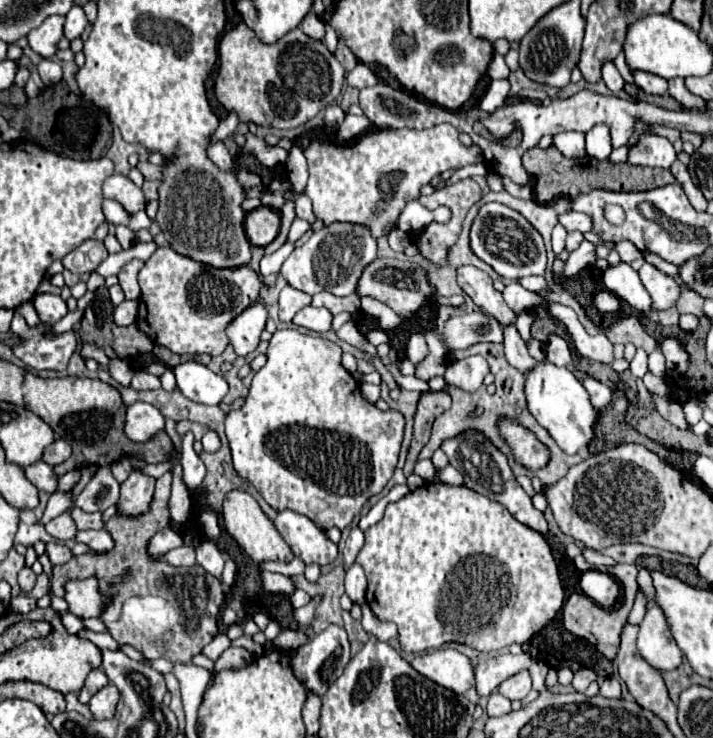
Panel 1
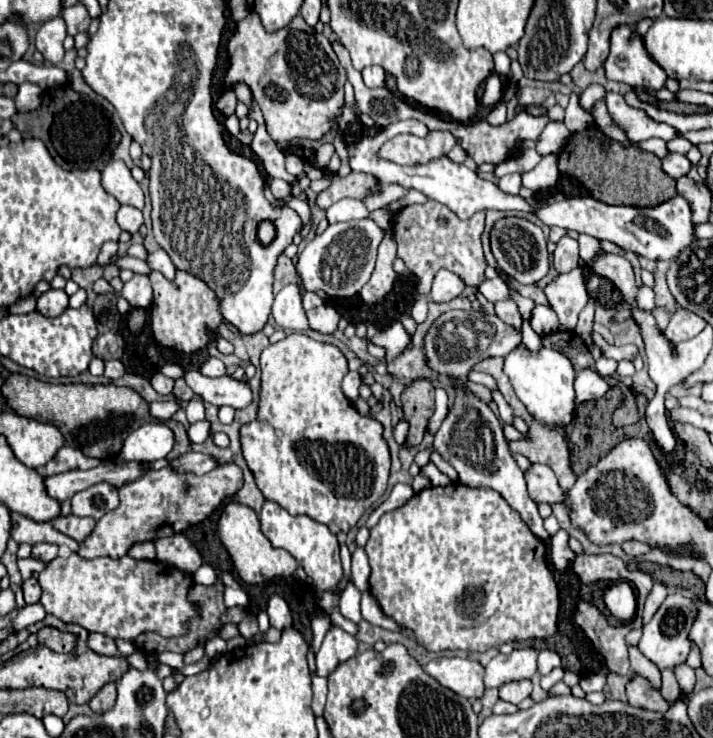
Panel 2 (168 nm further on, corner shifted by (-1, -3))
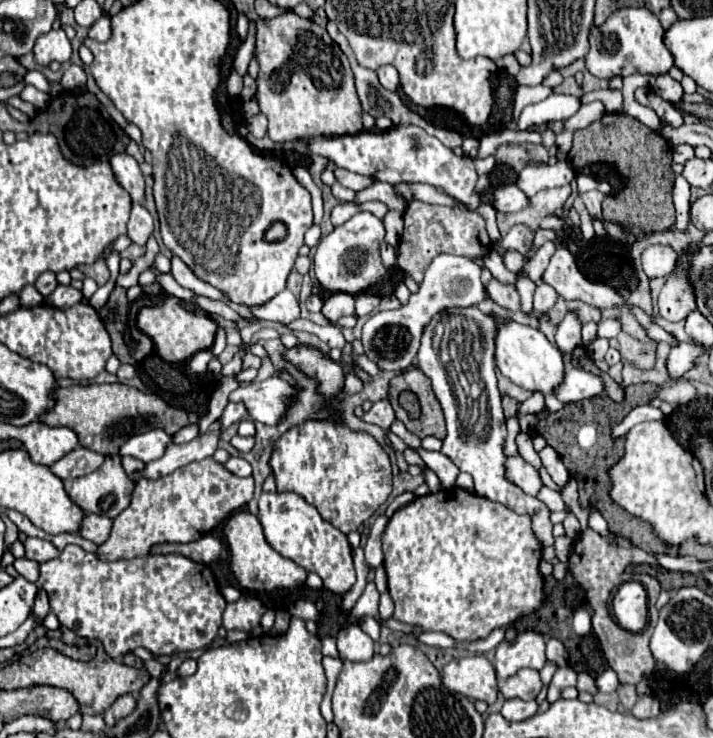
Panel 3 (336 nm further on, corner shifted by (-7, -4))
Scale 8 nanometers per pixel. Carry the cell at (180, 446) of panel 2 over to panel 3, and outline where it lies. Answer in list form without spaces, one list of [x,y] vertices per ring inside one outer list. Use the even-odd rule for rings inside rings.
[[[124,383],[112,385],[72,385],[58,389],[56,407],[40,417],[42,423],[50,427],[70,427],[78,433],[80,445],[96,451],[100,455],[118,455],[118,449],[126,439],[136,433],[144,433],[146,429],[166,429],[166,433],[174,435],[182,427],[190,425],[188,413],[184,409],[168,405],[162,397],[146,391],[138,391],[136,387]]]

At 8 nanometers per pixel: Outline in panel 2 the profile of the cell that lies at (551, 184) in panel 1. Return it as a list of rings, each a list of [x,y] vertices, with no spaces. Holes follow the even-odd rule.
[[[592,126],[584,134],[574,134],[570,144],[558,154],[558,168],[562,174],[582,180],[584,188],[606,204],[628,204],[628,206],[656,206],[676,196],[676,180],[672,180],[662,168],[660,158],[642,152],[638,148],[622,146],[612,142],[610,148],[602,148],[602,132]]]

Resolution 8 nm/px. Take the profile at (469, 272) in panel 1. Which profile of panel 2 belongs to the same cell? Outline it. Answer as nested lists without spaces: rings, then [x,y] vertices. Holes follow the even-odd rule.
[[[436,200],[406,206],[394,218],[394,240],[398,244],[398,258],[406,262],[408,270],[416,278],[418,292],[428,292],[432,288],[432,276],[436,276],[440,268],[456,272],[456,276],[460,276],[466,286],[478,290],[478,286],[486,280],[484,272],[488,266],[480,246],[482,230],[484,230],[484,212],[476,212],[472,218],[460,220],[450,208],[444,208],[444,204]],[[440,216],[446,218],[446,226],[438,226],[436,218]]]

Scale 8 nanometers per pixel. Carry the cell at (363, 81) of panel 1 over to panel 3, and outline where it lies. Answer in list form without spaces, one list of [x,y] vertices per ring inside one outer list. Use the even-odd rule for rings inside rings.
[[[384,65],[378,69],[378,79],[380,83],[390,89],[390,91],[396,91],[398,89],[398,71],[392,67],[392,65]]]

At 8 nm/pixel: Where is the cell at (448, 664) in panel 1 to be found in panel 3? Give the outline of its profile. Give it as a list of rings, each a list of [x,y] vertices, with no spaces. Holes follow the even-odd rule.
[[[484,655],[454,659],[442,669],[442,683],[468,699],[482,699],[488,705],[492,705],[498,695],[494,667]]]

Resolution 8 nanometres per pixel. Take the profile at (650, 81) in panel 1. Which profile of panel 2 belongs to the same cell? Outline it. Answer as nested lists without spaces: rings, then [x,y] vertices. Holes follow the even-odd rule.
[[[618,26],[612,32],[612,46],[604,68],[608,80],[618,80],[632,88],[644,88],[648,94],[662,90],[668,78],[666,72],[646,54],[642,40],[632,38],[630,26]]]

